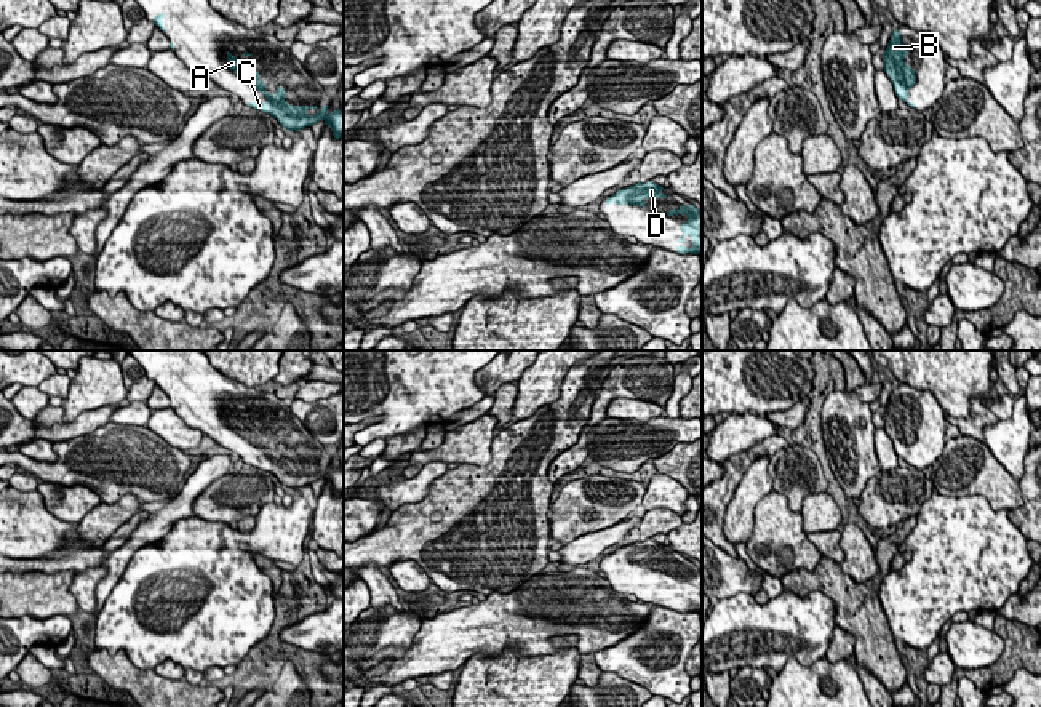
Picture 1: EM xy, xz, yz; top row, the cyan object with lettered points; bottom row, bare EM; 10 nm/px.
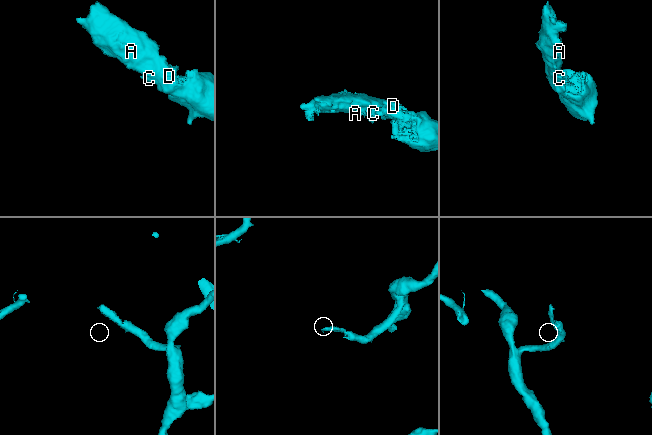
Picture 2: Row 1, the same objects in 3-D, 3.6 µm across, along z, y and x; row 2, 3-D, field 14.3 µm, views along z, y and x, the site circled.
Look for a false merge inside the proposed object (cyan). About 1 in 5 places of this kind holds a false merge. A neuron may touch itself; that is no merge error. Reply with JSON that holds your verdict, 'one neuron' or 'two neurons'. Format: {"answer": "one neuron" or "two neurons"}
{"answer": "one neuron"}

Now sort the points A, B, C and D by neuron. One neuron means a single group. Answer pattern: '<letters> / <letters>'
A B C D

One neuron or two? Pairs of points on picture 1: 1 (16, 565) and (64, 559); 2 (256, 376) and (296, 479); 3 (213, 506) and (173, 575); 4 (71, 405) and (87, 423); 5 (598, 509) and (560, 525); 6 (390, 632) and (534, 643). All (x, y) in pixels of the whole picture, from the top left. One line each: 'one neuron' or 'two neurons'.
1: one neuron
2: two neurons
3: two neurons
4: two neurons
5: one neuron
6: two neurons

